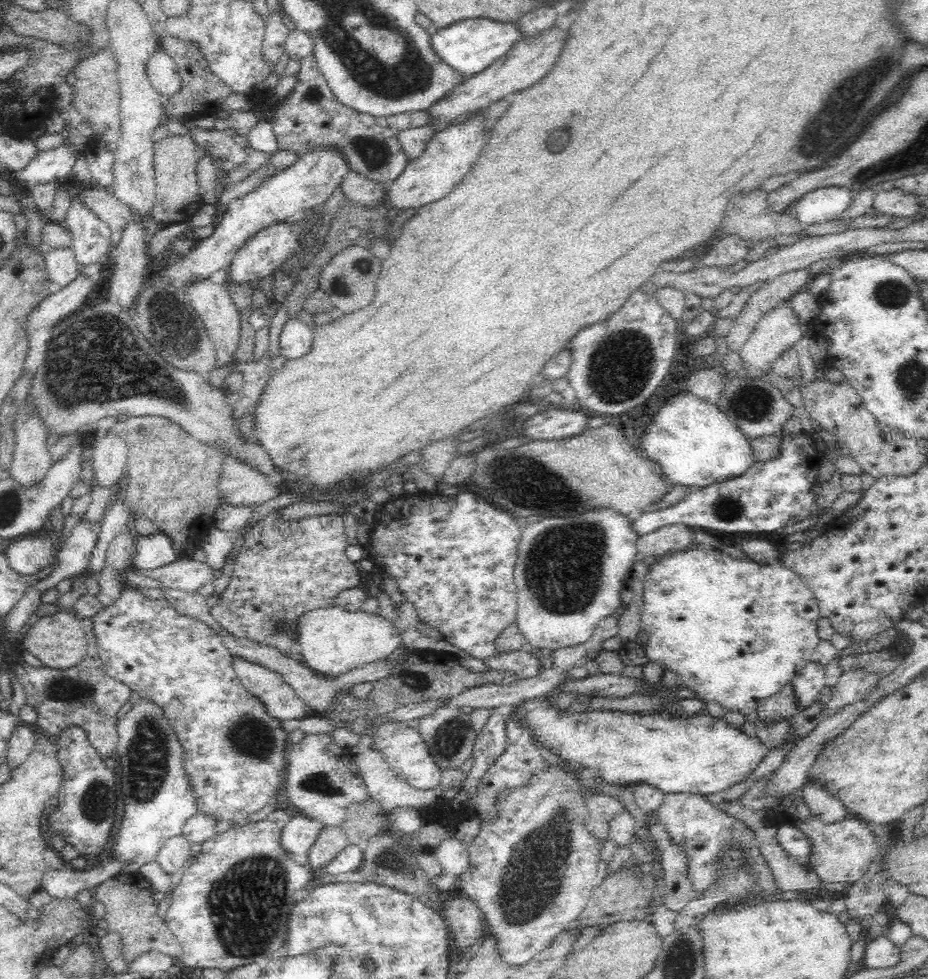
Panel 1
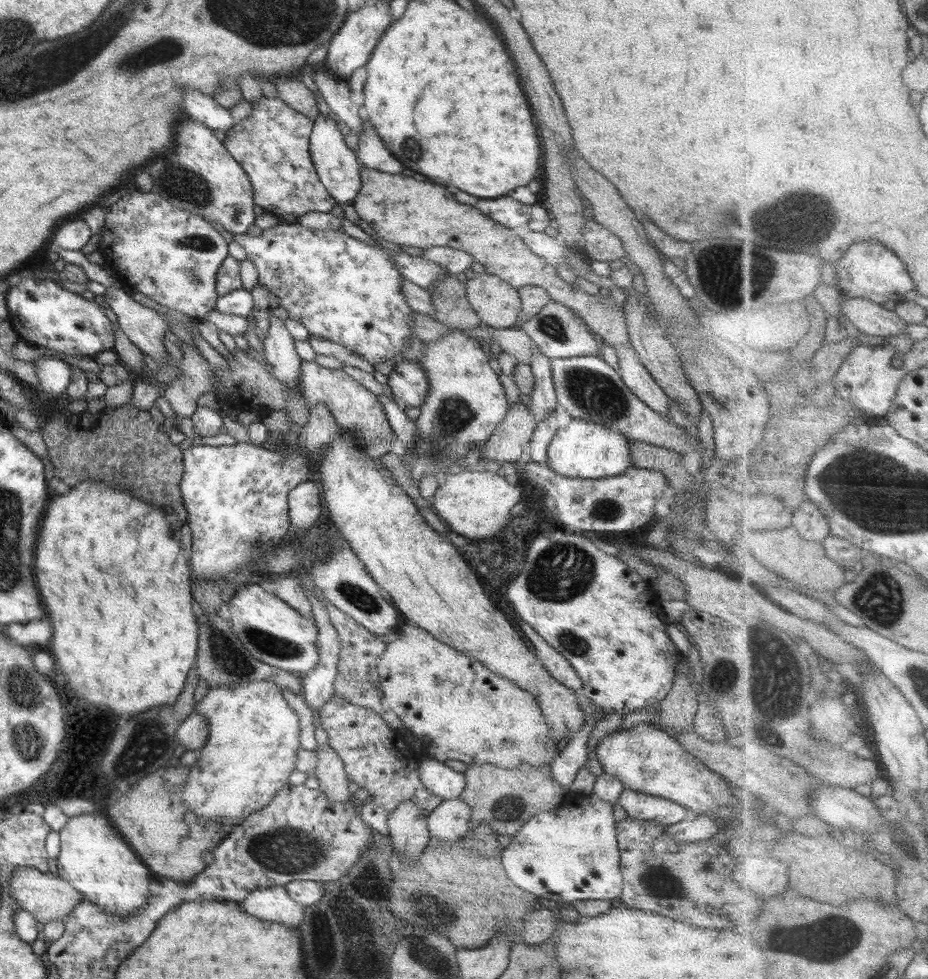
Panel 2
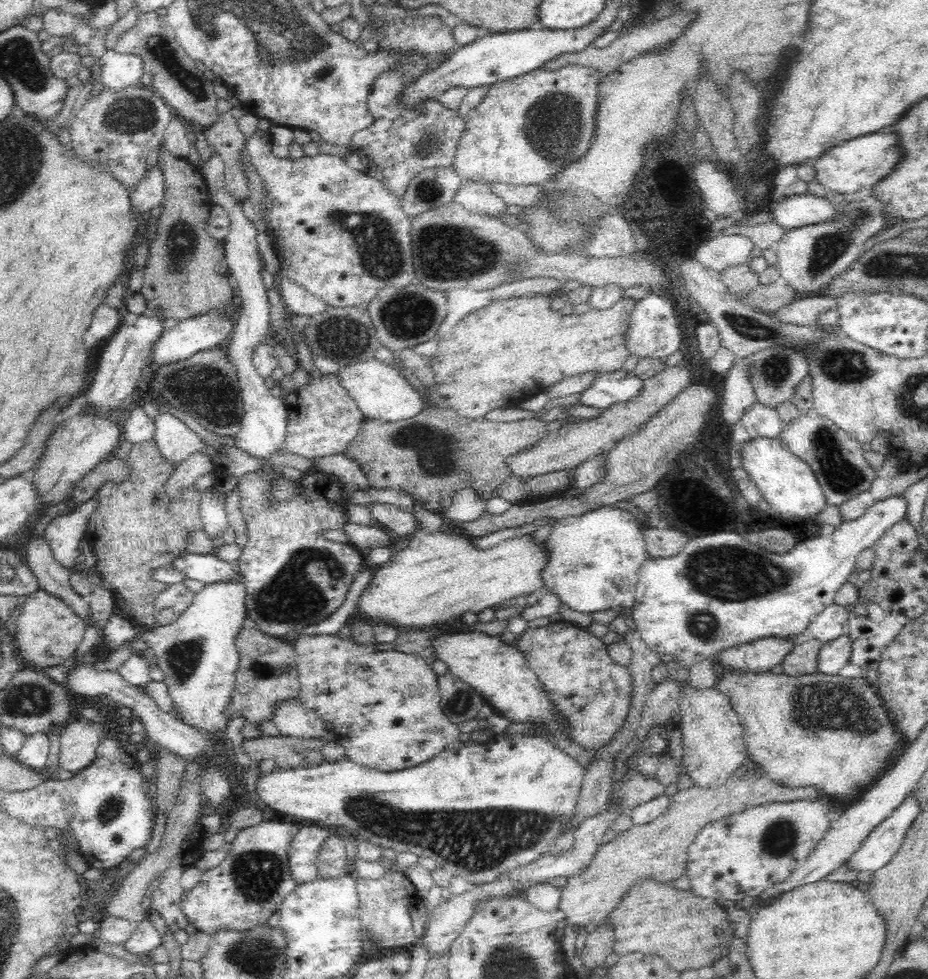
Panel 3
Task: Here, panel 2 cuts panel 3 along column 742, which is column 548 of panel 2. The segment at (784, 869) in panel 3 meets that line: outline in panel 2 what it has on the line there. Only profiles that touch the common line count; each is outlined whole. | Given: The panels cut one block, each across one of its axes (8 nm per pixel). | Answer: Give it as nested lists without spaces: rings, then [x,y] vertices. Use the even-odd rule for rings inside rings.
[[[593,792],[580,802],[560,805],[553,811],[540,811],[527,820],[518,832],[511,836],[511,842],[503,848],[502,868],[516,886],[538,898],[573,903],[575,900],[605,900],[621,896],[623,876],[621,858],[616,834],[617,821],[610,801],[602,800]]]

